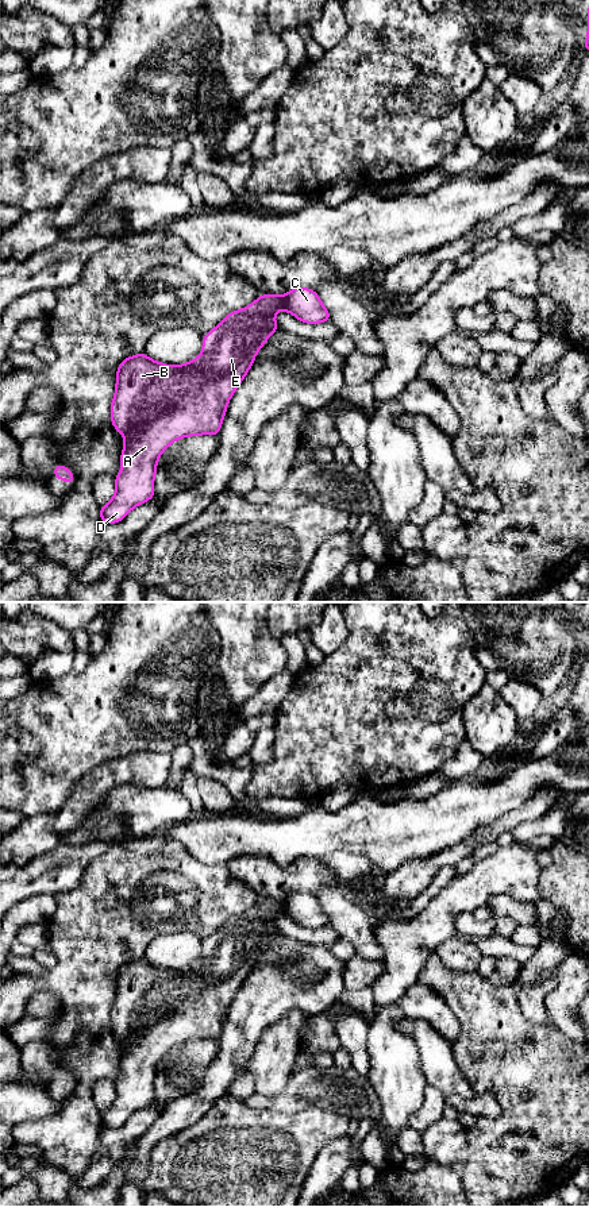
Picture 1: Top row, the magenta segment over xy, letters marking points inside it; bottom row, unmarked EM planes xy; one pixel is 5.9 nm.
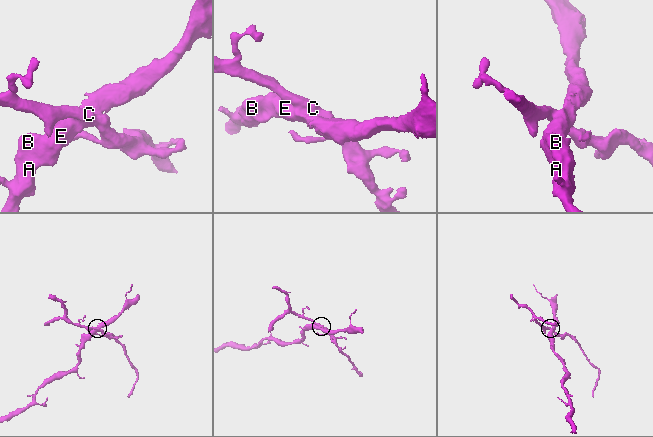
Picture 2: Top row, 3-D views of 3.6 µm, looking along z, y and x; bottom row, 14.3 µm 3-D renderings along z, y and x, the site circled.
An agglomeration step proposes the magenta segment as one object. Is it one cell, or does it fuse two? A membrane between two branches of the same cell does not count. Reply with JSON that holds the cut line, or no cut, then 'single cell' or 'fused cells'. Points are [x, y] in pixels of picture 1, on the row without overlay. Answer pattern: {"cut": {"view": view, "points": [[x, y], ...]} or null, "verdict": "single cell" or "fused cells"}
{"cut": {"view": "xy", "points": [[277, 902], [285, 914]]}, "verdict": "fused cells"}

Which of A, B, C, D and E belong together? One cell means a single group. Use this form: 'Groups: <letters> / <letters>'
Groups: A B D E / C

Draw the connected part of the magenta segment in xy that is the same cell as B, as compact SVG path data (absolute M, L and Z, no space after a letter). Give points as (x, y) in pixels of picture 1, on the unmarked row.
M276 899L259 901L243 914L230 917L226 923L203 941L200 960L184 969L168 971L155 967L145 957L123 964L116 976L115 1000L111 1007L111 1027L124 1042L120 1058L122 1076L115 1080L115 1099L100 1115L103 1127L120 1127L135 1111L150 1106L154 1100L154 1081L161 1058L177 1044L199 1040L217 1041L227 1017L227 1009L249 977L257 957L280 932L274 925L278 915L285 915Z

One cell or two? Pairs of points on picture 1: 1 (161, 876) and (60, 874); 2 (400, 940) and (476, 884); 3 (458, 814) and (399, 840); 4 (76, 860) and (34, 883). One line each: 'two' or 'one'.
1: two
2: one
3: one
4: one

